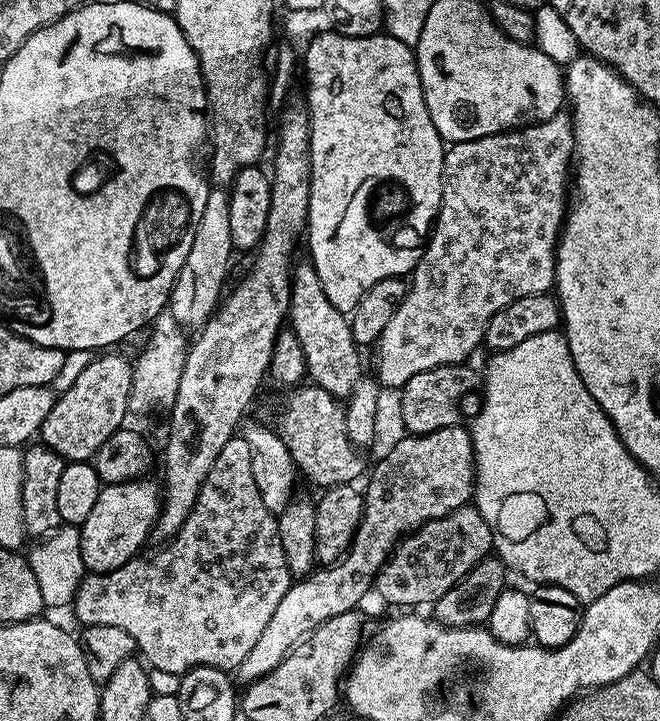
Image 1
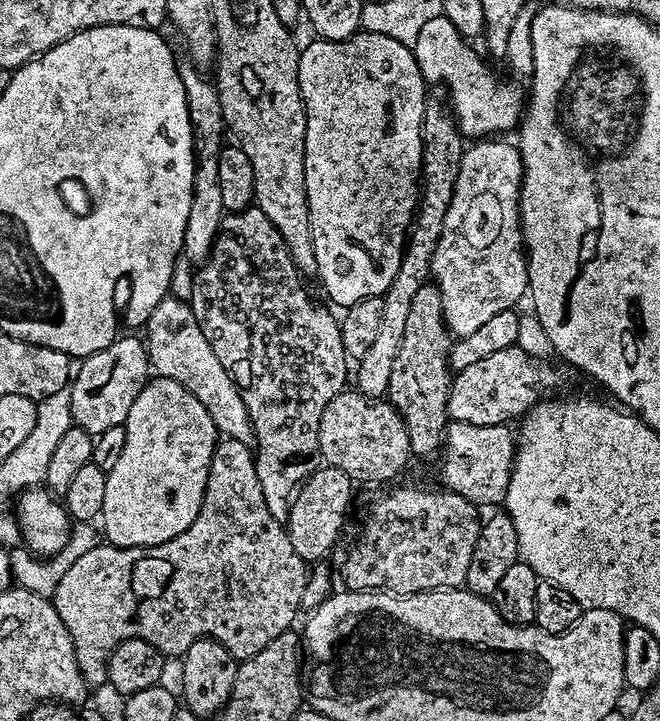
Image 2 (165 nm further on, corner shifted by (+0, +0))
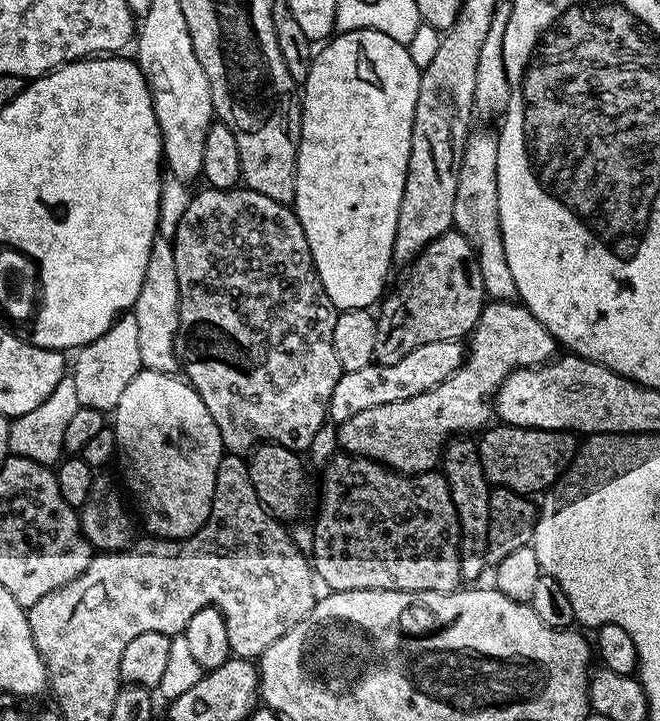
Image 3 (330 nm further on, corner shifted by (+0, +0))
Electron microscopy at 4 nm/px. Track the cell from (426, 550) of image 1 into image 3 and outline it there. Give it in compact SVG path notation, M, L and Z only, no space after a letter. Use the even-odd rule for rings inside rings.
M339 454L324 468L324 493L320 496L320 513L316 516L316 524L311 525L312 550L310 563L315 575L322 577L330 585L332 592L342 590L398 590L399 592L454 592L461 587L460 579L460 555L458 554L458 542L460 531L458 530L458 514L454 510L454 502L450 498L450 486L444 481L439 471L421 472L418 476L405 476L393 472L376 464L373 460L367 460L361 456L349 456Z

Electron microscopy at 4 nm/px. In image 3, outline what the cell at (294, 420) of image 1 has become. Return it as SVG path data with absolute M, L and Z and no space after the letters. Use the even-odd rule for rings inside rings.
M511 300L485 303L480 322L467 341L462 366L446 382L434 386L434 390L426 390L426 394L406 398L406 402L358 410L354 418L346 418L335 429L336 440L347 455L373 460L393 472L405 476L431 472L441 463L444 445L449 440L489 427L494 416L495 394L515 368L539 368L549 363L557 352L558 345L550 330L523 303Z

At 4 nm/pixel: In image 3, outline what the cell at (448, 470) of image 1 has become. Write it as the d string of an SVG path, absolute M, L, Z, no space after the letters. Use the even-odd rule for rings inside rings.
M500 424L489 427L479 437L478 447L489 484L525 494L540 494L564 475L569 463L576 457L578 440L575 435L567 432L515 428L509 424Z

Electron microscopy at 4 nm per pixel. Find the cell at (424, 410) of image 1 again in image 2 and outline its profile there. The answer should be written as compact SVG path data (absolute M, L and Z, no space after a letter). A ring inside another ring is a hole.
M517 346L498 350L490 354L490 358L482 358L482 362L474 362L474 366L466 366L466 370L453 375L448 395L448 418L449 421L470 422L474 426L516 422L559 384L560 376L548 362L529 356L525 349Z

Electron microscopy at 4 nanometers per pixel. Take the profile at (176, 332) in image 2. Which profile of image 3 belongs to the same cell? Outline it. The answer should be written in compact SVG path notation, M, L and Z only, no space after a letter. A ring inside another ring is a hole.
M158 238L150 250L150 262L146 262L146 278L142 278L142 290L138 290L136 304L130 310L130 315L138 322L138 351L142 354L141 369L149 368L155 372L171 373L177 371L176 331L179 313L178 274L174 270L172 242Z

